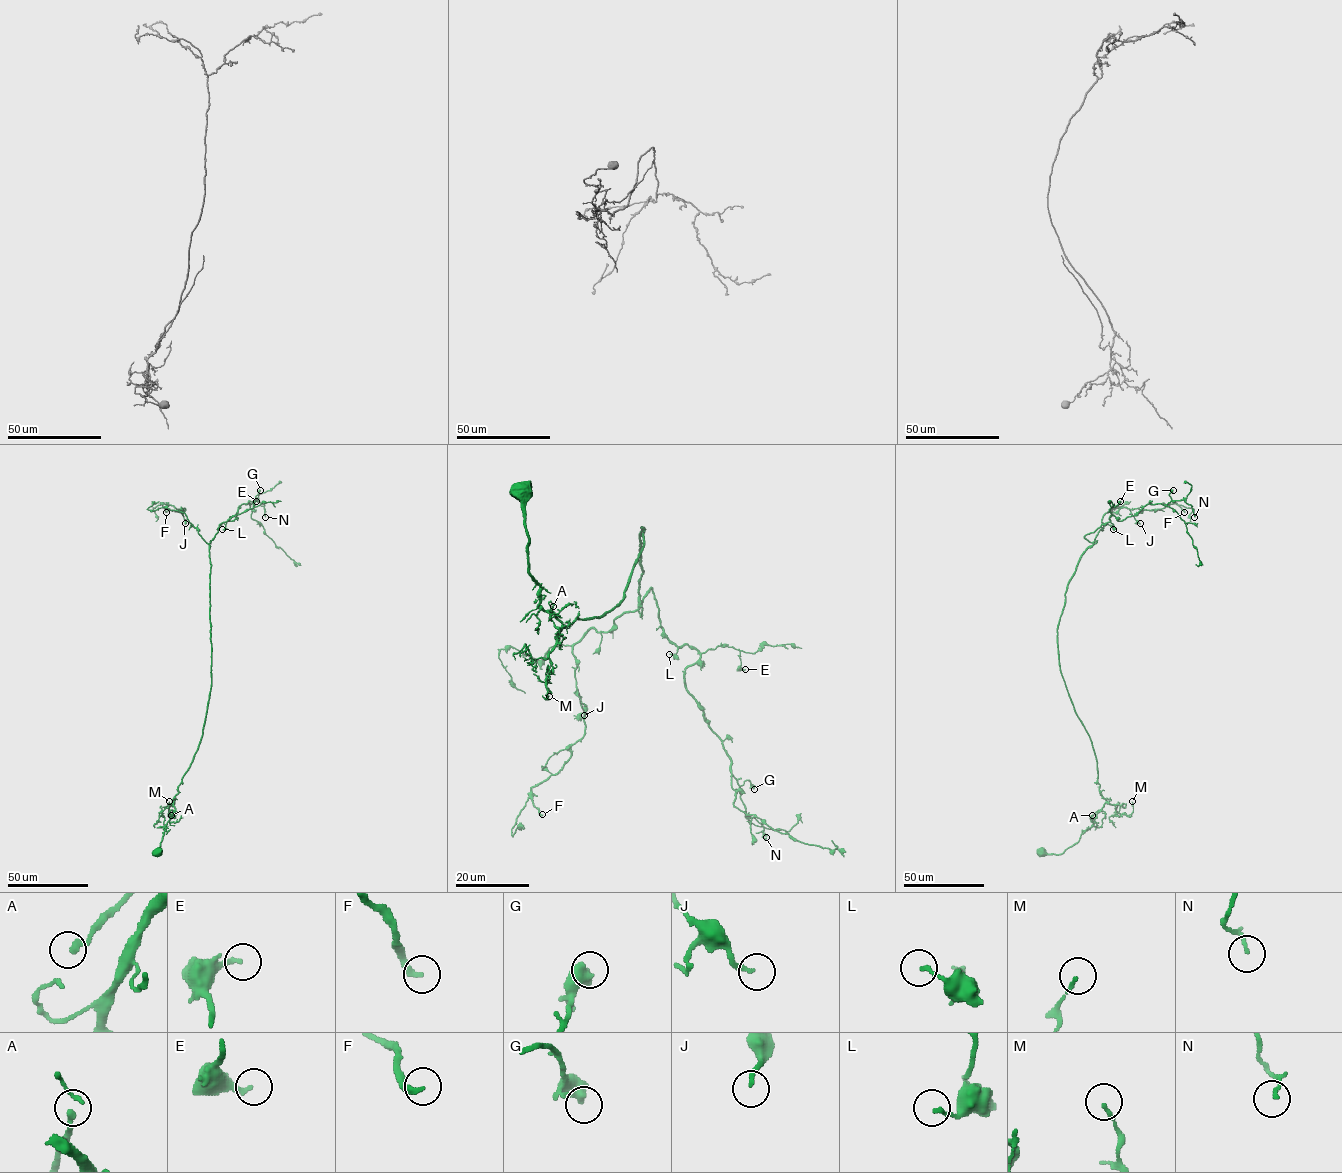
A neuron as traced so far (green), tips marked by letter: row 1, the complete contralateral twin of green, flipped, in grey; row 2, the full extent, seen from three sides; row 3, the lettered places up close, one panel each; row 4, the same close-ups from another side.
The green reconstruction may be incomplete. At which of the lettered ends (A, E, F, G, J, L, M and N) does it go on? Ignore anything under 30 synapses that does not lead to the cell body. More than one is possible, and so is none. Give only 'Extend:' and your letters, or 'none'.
Extend: F

